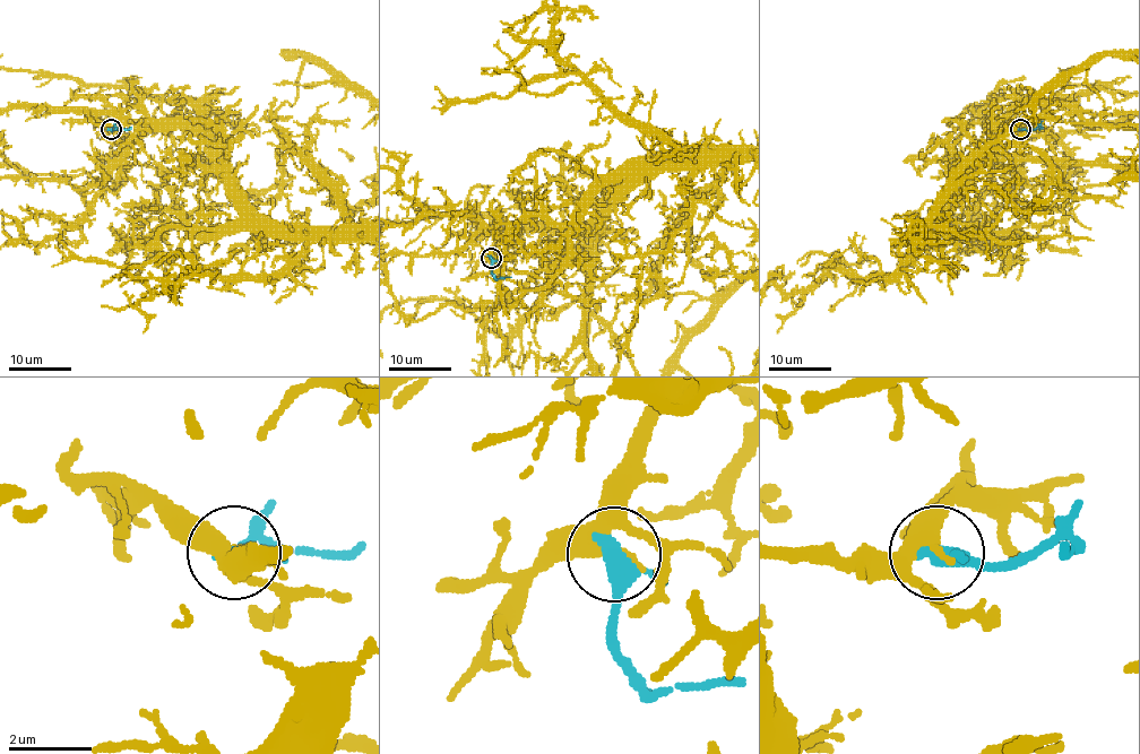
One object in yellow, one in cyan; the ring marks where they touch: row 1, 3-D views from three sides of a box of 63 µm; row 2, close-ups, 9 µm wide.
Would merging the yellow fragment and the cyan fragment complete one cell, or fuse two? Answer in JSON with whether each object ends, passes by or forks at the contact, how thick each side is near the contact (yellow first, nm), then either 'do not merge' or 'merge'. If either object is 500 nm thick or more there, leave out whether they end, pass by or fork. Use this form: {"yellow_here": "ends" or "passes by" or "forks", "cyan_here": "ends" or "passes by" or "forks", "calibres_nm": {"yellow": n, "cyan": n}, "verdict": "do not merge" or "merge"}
{"yellow_here": "passes by", "cyan_here": "passes by", "calibres_nm": {"yellow": 400, "cyan": 360}, "verdict": "do not merge"}

